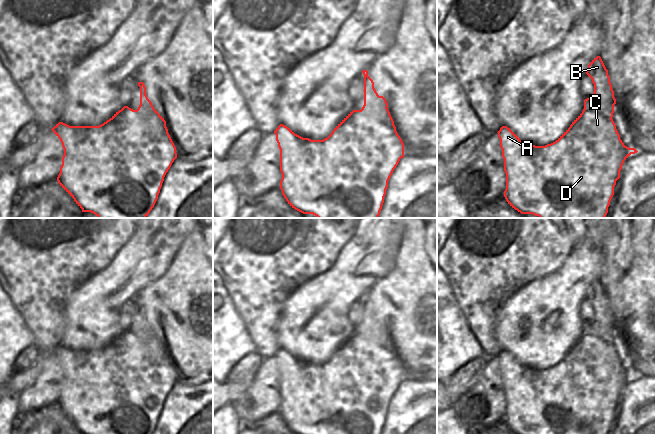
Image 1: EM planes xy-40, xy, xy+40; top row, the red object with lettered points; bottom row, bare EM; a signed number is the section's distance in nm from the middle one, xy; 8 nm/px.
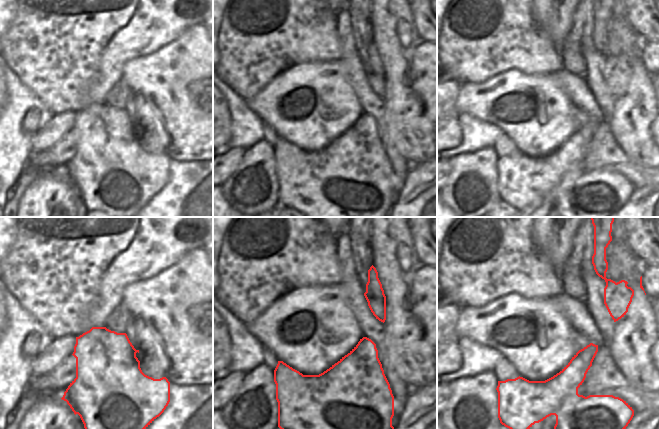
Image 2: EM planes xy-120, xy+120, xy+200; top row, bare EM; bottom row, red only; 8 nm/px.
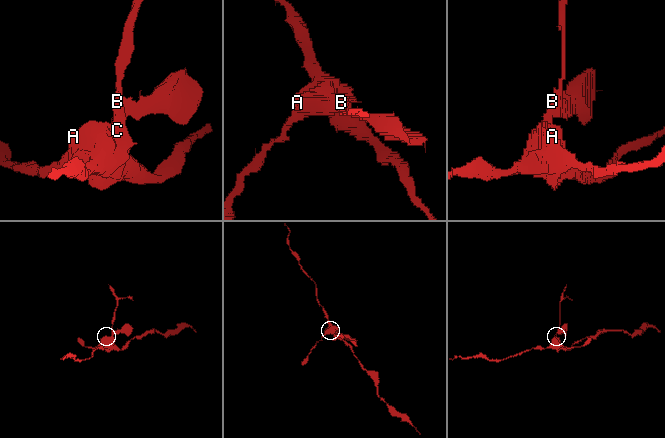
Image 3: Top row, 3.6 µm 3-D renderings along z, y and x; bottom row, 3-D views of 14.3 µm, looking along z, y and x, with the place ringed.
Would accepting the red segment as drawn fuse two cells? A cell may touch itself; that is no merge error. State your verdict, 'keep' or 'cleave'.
cleave

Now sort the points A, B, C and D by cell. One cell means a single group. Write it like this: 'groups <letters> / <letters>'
groups A C D / B

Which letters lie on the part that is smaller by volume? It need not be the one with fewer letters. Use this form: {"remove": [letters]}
{"remove": ["B"]}

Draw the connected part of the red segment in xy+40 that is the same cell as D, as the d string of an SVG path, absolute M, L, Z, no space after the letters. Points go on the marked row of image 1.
M594 85L594 93L584 100L584 109L582 113L572 122L570 127L553 143L545 146L535 146L523 142L510 128L502 126L497 132L500 139L500 147L502 149L502 157L504 159L504 171L506 173L506 189L504 197L508 204L520 212L521 214L533 214L540 218L605 218L608 213L610 201L614 195L614 187L616 181L620 178L620 171L624 161L638 151L635 148L629 148L624 145L620 139L620 135L616 129L616 125L612 119L612 109L607 106L603 110L599 109L600 103L596 97L596 86Z

